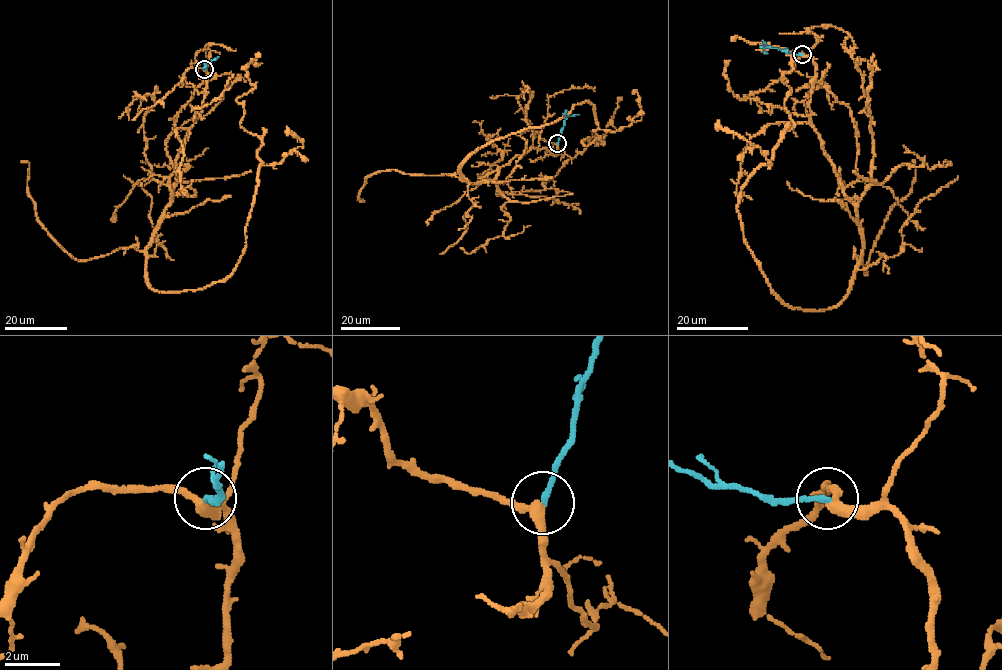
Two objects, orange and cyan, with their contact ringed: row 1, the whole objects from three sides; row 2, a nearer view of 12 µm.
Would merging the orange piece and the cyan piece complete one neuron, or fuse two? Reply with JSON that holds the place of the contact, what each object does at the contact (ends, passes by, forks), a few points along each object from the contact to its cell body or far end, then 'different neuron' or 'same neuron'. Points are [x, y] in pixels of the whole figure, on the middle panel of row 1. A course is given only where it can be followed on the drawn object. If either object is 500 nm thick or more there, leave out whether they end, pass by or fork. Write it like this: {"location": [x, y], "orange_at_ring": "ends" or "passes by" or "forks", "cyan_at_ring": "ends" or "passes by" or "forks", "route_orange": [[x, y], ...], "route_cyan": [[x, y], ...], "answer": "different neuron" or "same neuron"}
{"location": [557, 143], "orange_at_ring": "passes by", "cyan_at_ring": "ends", "route_orange": [[557, 144], [493, 179], [458, 170], [586, 100], [599, 138], [581, 141], [597, 144], [621, 96]], "route_cyan": [[557, 144], [565, 119], [580, 114]], "answer": "same neuron"}

